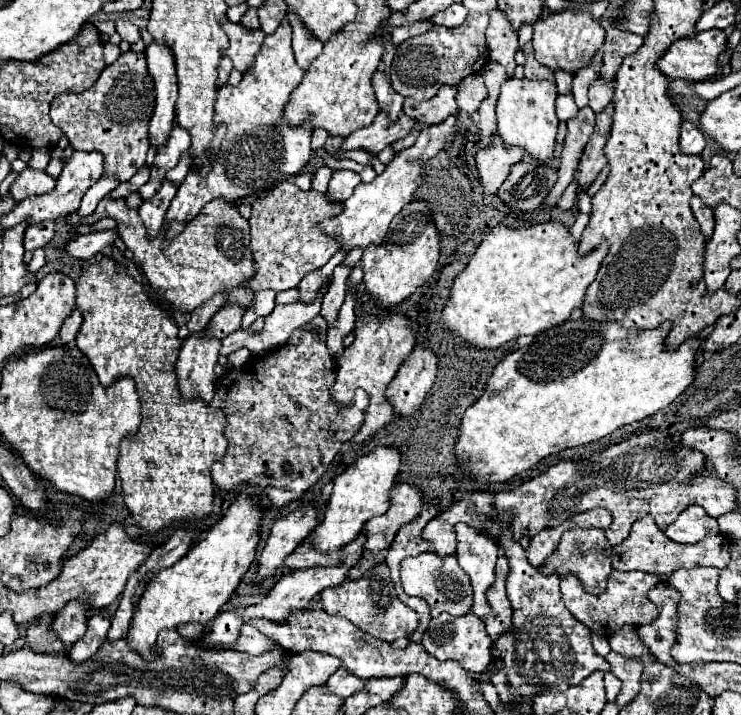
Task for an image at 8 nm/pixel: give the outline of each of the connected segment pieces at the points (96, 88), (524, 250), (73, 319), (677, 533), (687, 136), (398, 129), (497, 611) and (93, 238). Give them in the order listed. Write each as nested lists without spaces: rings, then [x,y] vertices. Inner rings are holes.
[[[125,52],[113,64],[105,66],[105,70],[97,78],[97,82],[91,88],[87,88],[85,92],[57,96],[51,102],[51,120],[69,138],[69,144],[73,146],[73,150],[101,152],[105,156],[105,164],[103,164],[105,174],[117,176],[119,182],[129,182],[131,176],[145,164],[145,156],[149,150],[147,128],[149,128],[149,118],[153,114],[153,102],[155,102],[153,80],[149,78],[149,72],[145,66],[145,56],[135,54],[135,52]]]
[[[543,222],[523,228],[509,228],[499,224],[485,236],[477,252],[469,258],[465,270],[459,272],[453,280],[447,304],[441,312],[441,324],[445,330],[463,338],[473,348],[497,348],[509,340],[515,340],[517,336],[533,336],[559,326],[561,322],[569,320],[575,308],[581,306],[585,290],[595,280],[605,254],[607,244],[603,242],[591,254],[579,258],[577,242],[561,222]]]
[[[75,308],[73,314],[63,322],[63,326],[61,326],[61,330],[59,330],[59,338],[61,338],[63,344],[69,344],[69,342],[75,340],[77,332],[79,332],[79,328],[81,328],[81,322],[83,322],[81,312]]]
[[[687,506],[675,522],[671,522],[665,530],[671,540],[693,544],[709,534],[719,534],[717,520],[711,518],[701,506]]]
[[[683,122],[679,148],[681,148],[683,154],[701,154],[701,150],[705,148],[705,138],[703,138],[701,130],[695,124]]]
[[[403,112],[399,114],[399,120],[395,124],[389,124],[387,116],[377,116],[373,124],[359,128],[353,134],[345,136],[339,152],[329,154],[329,156],[335,158],[335,160],[341,160],[341,158],[345,158],[345,152],[349,152],[349,150],[367,150],[371,154],[379,154],[385,146],[405,138],[415,124],[417,122],[409,120]]]
[[[501,556],[497,560],[497,580],[489,588],[489,594],[487,594],[489,604],[491,604],[491,614],[489,614],[489,618],[485,618],[485,626],[487,626],[487,634],[491,636],[493,642],[495,642],[495,638],[513,630],[513,610],[511,610],[509,598],[505,594],[507,574],[509,574],[509,560],[507,560],[507,556]]]
[[[101,230],[101,232],[89,232],[89,234],[81,234],[77,240],[71,240],[63,246],[63,250],[69,250],[69,254],[73,254],[75,258],[81,260],[89,260],[93,258],[97,252],[101,252],[107,244],[115,246],[115,240],[119,238],[117,230]]]

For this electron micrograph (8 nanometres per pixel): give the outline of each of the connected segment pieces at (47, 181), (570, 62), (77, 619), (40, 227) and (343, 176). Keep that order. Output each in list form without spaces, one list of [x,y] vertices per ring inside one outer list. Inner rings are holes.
[[[25,168],[23,172],[17,174],[15,182],[13,182],[11,188],[9,188],[9,194],[11,194],[15,200],[21,200],[21,198],[33,196],[33,194],[49,192],[53,186],[55,186],[55,180],[53,180],[51,176],[47,176],[45,172]]]
[[[563,10],[563,12],[555,12],[555,14],[545,14],[545,18],[541,22],[537,22],[537,26],[533,26],[535,34],[533,34],[533,50],[535,50],[535,58],[549,66],[553,72],[563,70],[569,74],[577,74],[581,68],[589,66],[593,56],[597,54],[599,46],[605,40],[605,30],[601,30],[599,22],[595,18],[591,18],[591,14],[587,10]]]
[[[71,602],[53,622],[55,634],[65,646],[73,646],[77,640],[83,638],[87,628],[87,610],[77,610],[77,602]]]
[[[41,222],[37,226],[27,226],[25,230],[25,238],[23,238],[23,246],[25,250],[37,250],[41,246],[45,246],[55,234],[55,224],[53,222]]]
[[[335,170],[333,178],[329,182],[329,190],[327,190],[327,198],[331,202],[345,202],[353,190],[357,188],[357,184],[361,182],[361,176],[353,170]]]

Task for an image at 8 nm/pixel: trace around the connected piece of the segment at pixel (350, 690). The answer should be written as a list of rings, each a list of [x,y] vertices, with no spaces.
[[[339,668],[339,670],[327,680],[327,684],[325,684],[327,692],[337,694],[337,696],[341,696],[341,698],[347,698],[347,696],[355,694],[355,692],[361,690],[363,686],[365,686],[363,680],[359,680],[357,676],[349,674],[347,670],[341,670],[341,668]]]

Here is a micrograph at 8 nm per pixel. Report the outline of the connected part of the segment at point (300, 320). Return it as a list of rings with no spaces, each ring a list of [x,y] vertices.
[[[323,294],[311,302],[293,302],[293,304],[277,304],[273,312],[265,318],[265,326],[261,334],[253,334],[251,330],[237,330],[221,340],[221,356],[229,356],[239,348],[251,350],[251,354],[265,354],[267,350],[275,350],[277,346],[285,344],[287,338],[307,322],[311,322],[321,310]]]

